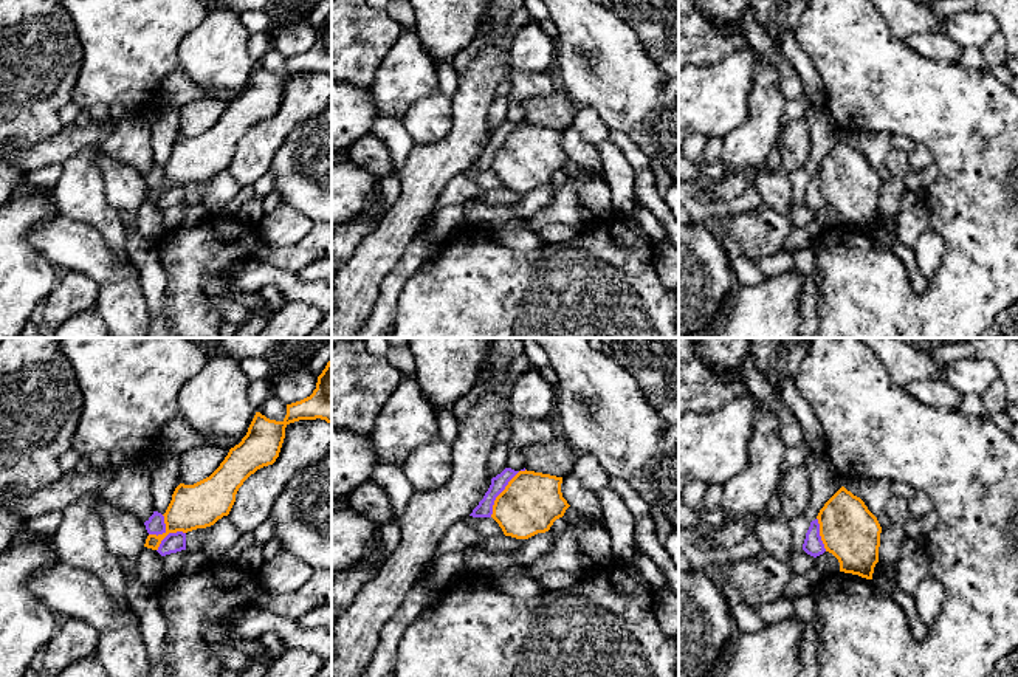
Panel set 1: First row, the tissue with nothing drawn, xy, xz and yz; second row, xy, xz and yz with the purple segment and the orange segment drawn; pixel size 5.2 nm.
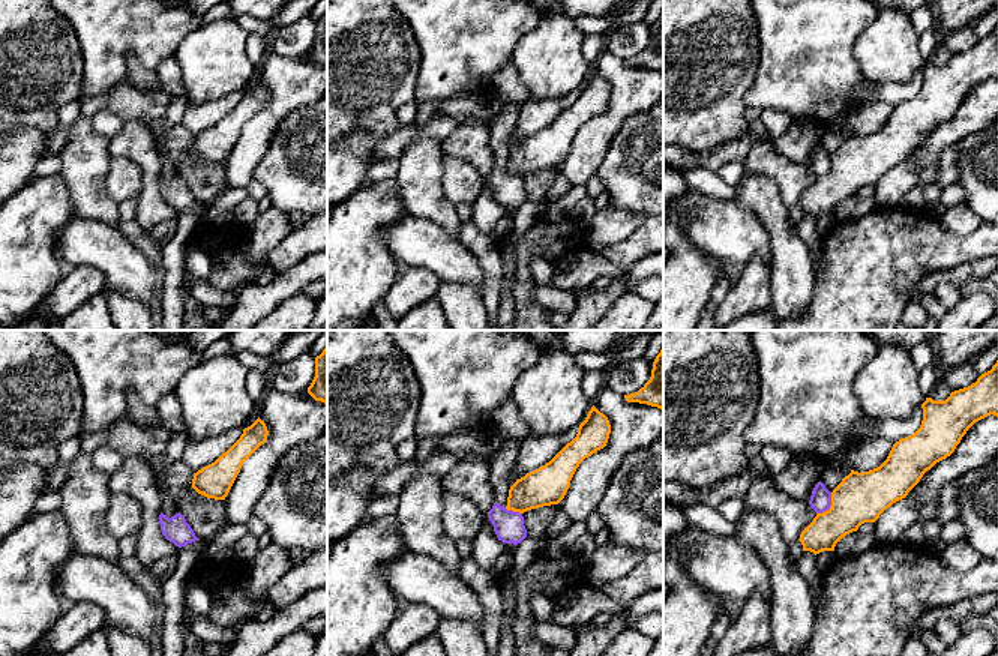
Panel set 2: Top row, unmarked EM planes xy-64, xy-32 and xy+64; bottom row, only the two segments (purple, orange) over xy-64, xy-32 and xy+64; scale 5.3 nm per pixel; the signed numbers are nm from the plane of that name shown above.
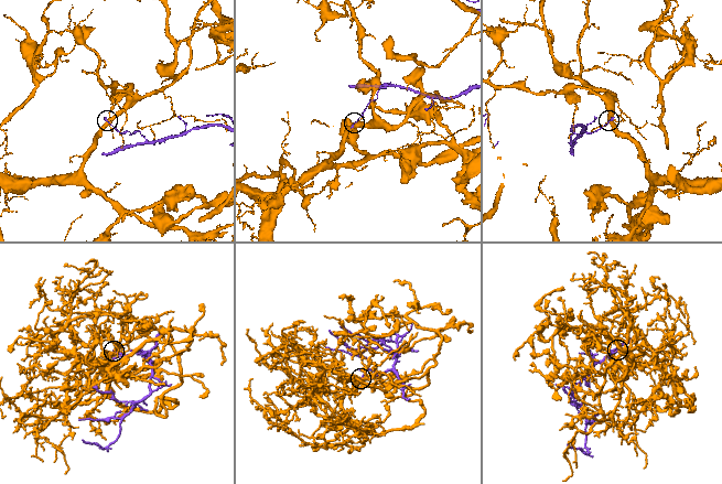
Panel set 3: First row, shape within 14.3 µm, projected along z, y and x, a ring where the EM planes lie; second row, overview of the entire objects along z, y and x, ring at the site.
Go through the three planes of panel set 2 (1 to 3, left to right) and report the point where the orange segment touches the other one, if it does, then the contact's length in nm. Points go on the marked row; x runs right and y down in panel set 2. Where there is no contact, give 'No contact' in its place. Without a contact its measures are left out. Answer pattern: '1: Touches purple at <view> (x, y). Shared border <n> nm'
1: No contact
2: Touches purple at xy-32 (514, 512). Shared border 100 nm
3: Touches purple at xy+64 (830, 505). Shared border 150 nm

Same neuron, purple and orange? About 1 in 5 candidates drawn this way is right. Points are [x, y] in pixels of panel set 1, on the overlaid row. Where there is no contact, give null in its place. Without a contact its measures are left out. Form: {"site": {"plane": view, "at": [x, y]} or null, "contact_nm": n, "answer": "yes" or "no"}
{"site": {"plane": "xy", "at": [165, 532]}, "contact_nm": 190, "answer": "no"}

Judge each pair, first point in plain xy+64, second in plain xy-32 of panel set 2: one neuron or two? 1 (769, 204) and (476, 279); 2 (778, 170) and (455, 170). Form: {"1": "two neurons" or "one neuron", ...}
{"1": "two neurons", "2": "one neuron"}

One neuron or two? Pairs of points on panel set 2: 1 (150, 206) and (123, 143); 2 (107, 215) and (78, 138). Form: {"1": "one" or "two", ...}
{"1": "one", "2": "one"}

